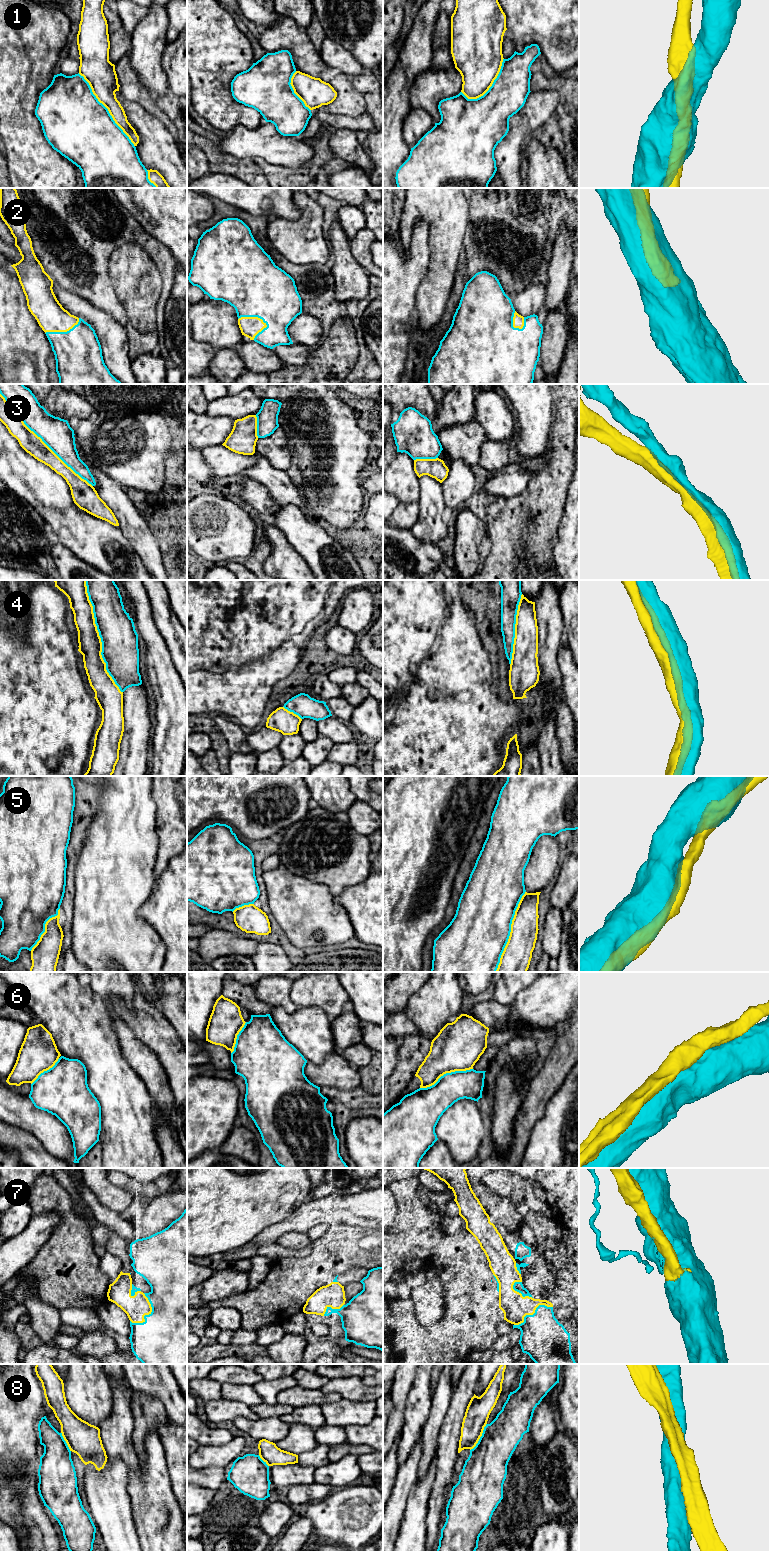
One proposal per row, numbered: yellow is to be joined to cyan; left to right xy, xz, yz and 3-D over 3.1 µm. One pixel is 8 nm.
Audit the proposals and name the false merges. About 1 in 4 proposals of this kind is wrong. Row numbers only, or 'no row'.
3, 4, 8

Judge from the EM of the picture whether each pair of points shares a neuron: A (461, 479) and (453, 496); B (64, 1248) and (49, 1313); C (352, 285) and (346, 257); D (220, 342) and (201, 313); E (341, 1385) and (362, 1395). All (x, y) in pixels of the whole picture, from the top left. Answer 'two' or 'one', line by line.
A: one
B: two
C: one
D: one
E: one

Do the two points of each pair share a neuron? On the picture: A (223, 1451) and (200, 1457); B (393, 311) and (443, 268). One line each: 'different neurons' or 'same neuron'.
A: same neuron
B: different neurons

